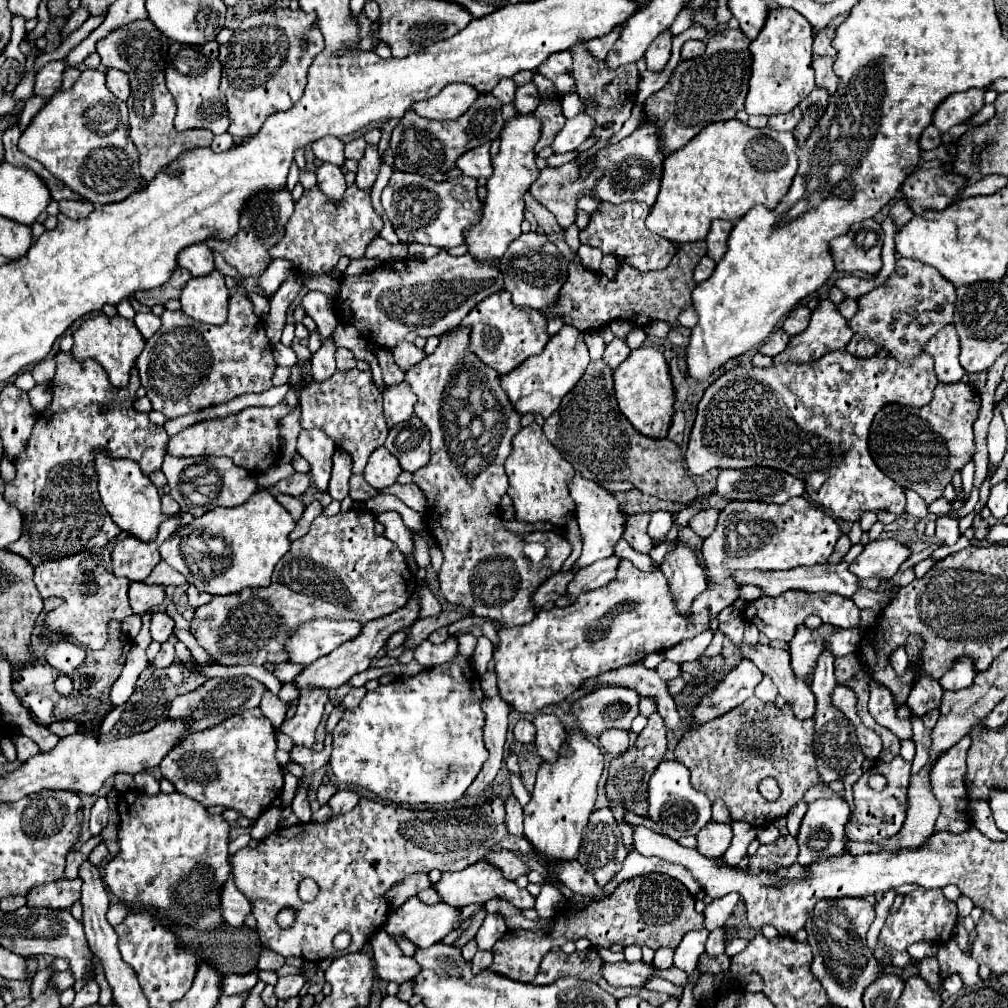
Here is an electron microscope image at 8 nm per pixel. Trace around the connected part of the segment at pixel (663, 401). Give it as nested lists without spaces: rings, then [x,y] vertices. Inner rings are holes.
[[[637,348],[633,350],[625,362],[621,362],[613,370],[613,382],[615,382],[615,396],[619,410],[625,414],[625,418],[645,436],[651,438],[663,438],[669,430],[671,416],[673,416],[673,402],[675,392],[671,384],[671,376],[667,374],[667,362],[665,356],[657,348]]]

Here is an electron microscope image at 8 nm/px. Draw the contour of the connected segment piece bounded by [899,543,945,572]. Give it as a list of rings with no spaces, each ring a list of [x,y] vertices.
[[[939,543],[939,544],[932,544],[930,545],[928,548],[926,548],[925,550],[923,550],[920,553],[915,553],[912,554],[900,567],[899,572],[903,572],[913,566],[915,566],[917,563],[919,563],[920,561],[928,558],[933,551],[935,551],[937,548],[939,548],[940,546],[944,546],[945,544],[943,543]]]

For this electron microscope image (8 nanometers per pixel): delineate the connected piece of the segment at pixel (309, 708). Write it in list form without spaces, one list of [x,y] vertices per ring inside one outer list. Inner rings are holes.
[[[305,690],[301,692],[295,716],[281,724],[281,730],[291,736],[293,744],[311,748],[315,742],[315,728],[321,722],[323,706],[327,702],[329,692],[325,690]]]

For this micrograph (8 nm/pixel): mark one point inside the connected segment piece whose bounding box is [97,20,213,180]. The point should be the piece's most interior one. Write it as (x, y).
(139, 49)

